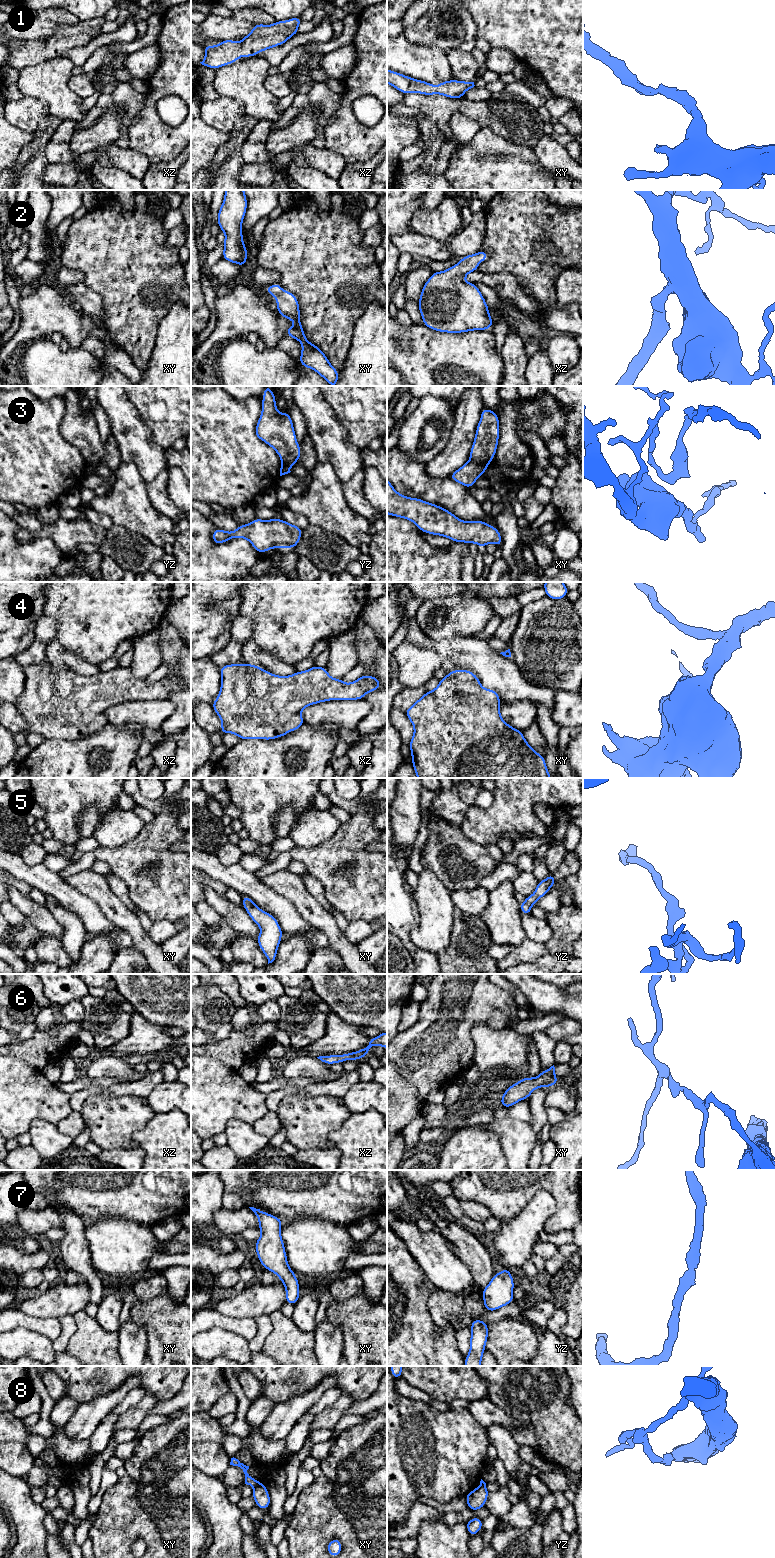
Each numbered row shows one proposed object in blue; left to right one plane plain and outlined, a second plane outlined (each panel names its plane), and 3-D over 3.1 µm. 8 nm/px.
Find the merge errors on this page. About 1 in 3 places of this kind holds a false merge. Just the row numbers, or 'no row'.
3, 8

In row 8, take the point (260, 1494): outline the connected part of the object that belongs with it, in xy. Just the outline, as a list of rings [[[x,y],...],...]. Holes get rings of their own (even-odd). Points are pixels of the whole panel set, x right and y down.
[[[259,1482],[255,1487],[252,1494],[253,1499],[256,1502],[256,1506],[262,1510],[266,1510],[271,1503],[271,1499],[267,1488],[263,1482]]]

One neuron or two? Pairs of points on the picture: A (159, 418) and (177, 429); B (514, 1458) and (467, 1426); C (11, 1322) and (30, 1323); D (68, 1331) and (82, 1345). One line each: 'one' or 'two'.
A: one
B: two
C: one
D: two

